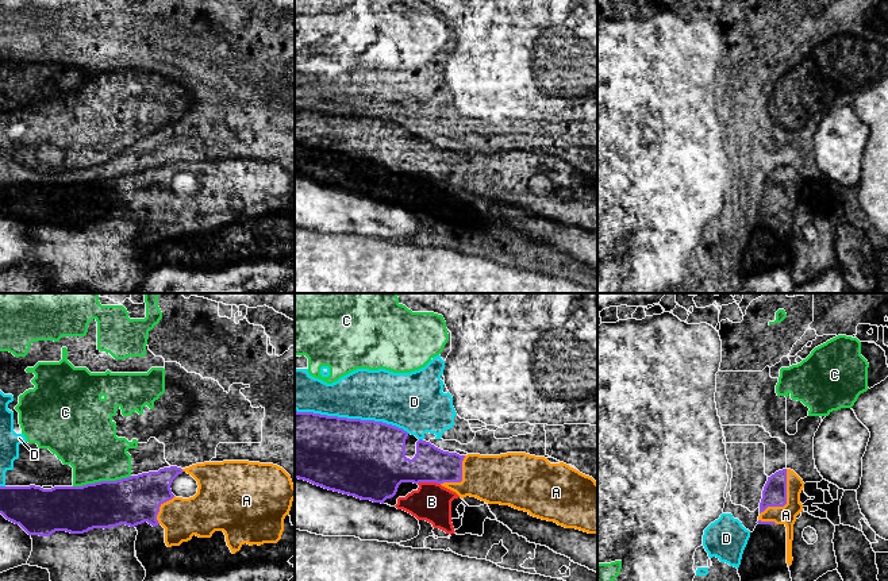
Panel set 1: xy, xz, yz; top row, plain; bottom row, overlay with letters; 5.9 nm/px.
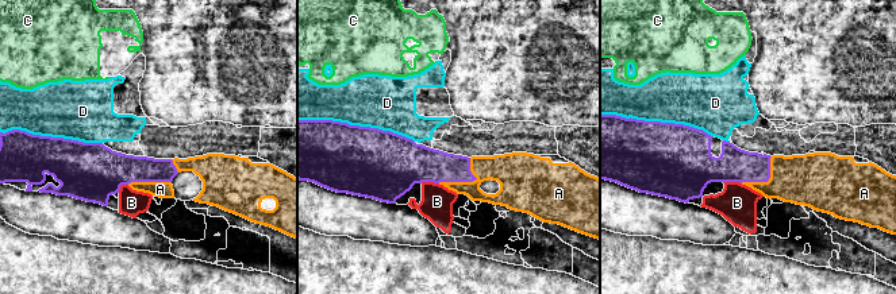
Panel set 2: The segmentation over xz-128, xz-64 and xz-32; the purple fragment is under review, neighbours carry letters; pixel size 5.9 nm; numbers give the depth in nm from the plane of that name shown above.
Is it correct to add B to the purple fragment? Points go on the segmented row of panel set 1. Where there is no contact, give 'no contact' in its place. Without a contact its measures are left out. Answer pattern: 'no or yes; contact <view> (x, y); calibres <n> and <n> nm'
no; contact xz (429, 481); calibres 240 and 220 nm

